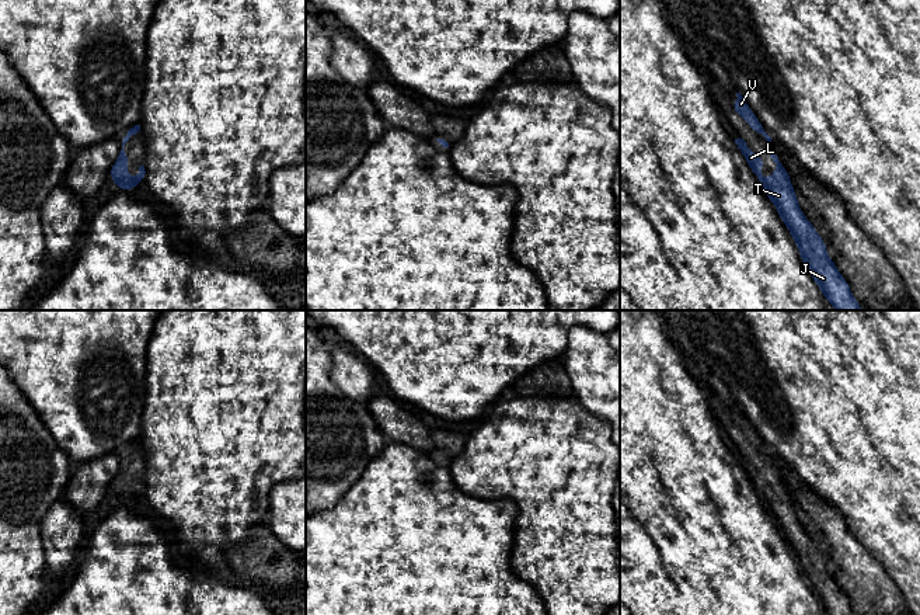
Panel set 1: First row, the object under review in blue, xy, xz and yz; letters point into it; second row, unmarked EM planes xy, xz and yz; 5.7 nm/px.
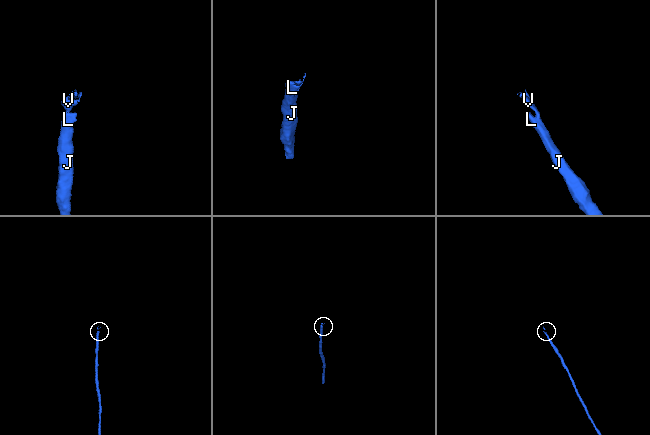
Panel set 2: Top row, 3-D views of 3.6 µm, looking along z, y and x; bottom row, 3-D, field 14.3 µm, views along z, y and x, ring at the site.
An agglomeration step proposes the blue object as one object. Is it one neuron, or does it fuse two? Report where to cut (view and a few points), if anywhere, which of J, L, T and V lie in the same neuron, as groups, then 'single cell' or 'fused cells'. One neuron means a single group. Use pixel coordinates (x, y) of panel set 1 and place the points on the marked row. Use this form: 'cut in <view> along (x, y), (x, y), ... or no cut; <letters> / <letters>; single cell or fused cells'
no cut; J L T V; single cell

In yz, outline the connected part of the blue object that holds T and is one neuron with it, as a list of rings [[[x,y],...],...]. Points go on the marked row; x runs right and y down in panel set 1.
[[[736,93],[736,97],[738,100],[732,102],[732,108],[749,124],[753,132],[757,132],[764,138],[769,146],[767,157],[777,164],[773,176],[769,178],[760,176],[760,171],[763,170],[763,159],[755,154],[743,139],[738,138],[735,139],[735,143],[766,195],[777,208],[781,220],[785,223],[799,250],[802,263],[822,291],[825,299],[830,302],[836,310],[862,310],[853,296],[847,281],[839,272],[833,260],[827,256],[825,242],[801,211],[790,174],[774,152],[773,136],[766,132],[740,93]]]

